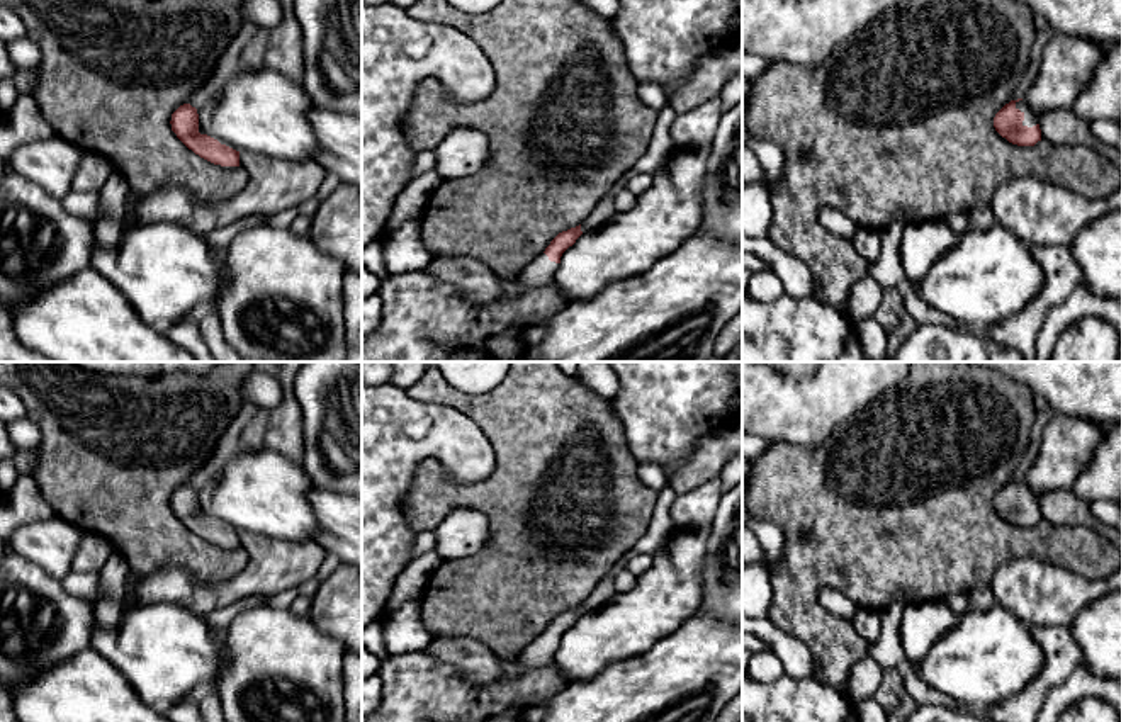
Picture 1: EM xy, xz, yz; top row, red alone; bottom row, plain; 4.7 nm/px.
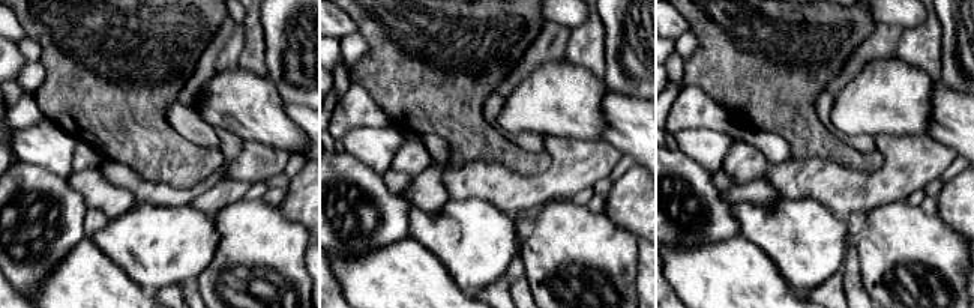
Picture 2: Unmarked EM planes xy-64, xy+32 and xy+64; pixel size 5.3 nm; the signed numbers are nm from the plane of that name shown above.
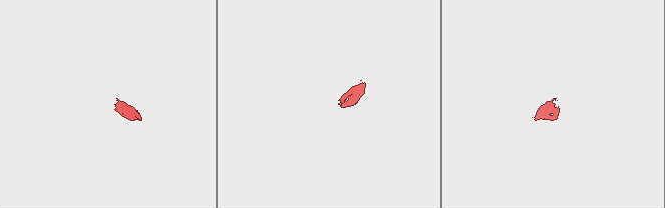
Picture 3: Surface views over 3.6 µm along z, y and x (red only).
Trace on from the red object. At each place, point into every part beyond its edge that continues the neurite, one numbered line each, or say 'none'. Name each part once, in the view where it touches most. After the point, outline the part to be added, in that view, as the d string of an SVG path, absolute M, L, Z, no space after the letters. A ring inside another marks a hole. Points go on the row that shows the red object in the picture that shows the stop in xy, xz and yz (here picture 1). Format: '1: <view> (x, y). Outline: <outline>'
1: yz (1031, 119). Outline: M1022 100L1016 102L1016 109L1024 114L1022 126L1033 127L1039 124L1039 116L1036 116Z

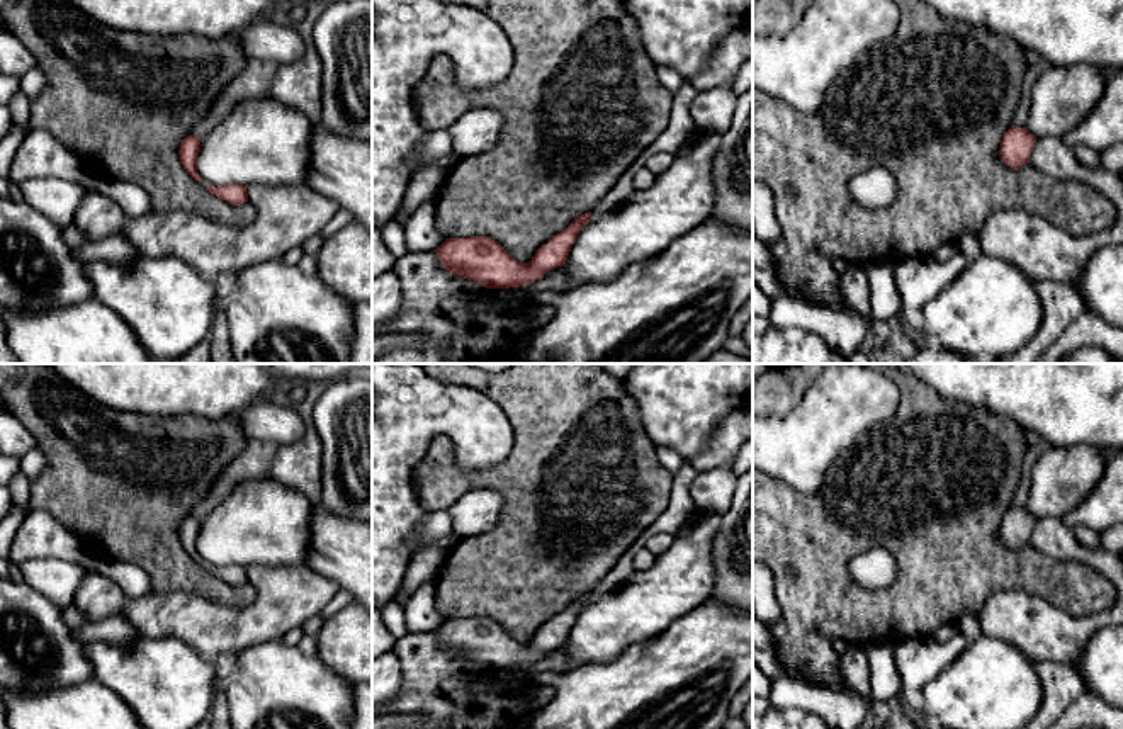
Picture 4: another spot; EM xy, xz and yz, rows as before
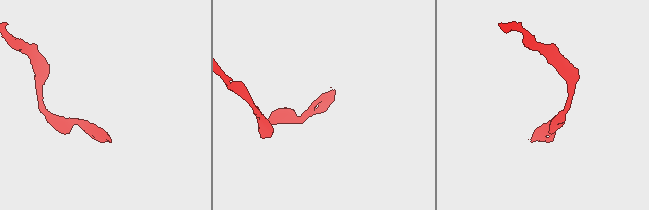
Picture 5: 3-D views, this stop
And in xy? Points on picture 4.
none

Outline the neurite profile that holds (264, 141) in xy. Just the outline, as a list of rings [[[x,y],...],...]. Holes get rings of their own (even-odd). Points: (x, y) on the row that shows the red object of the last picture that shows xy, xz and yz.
[[[272,97],[240,102],[200,138],[197,172],[206,185],[306,185],[316,124]]]

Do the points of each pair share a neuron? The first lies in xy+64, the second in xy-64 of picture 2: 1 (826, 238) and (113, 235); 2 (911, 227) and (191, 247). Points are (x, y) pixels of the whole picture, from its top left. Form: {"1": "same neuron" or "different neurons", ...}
{"1": "same neuron", "2": "different neurons"}

